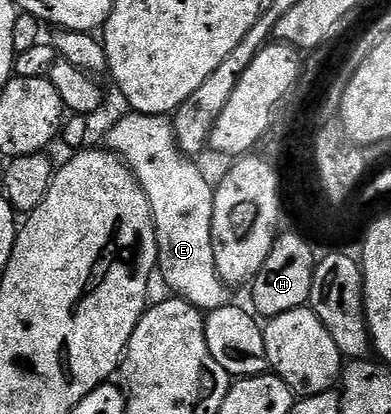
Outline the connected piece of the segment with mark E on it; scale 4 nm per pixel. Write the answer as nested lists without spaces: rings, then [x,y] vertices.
[[[131,113],[119,121],[104,140],[105,146],[113,151],[133,171],[138,184],[148,197],[150,215],[154,218],[156,241],[158,242],[158,266],[160,279],[171,287],[177,298],[188,301],[195,309],[209,313],[227,306],[231,302],[228,284],[218,276],[216,257],[212,249],[212,209],[214,208],[215,184],[206,180],[206,175],[178,147],[174,135],[174,124],[164,115],[140,115]]]

